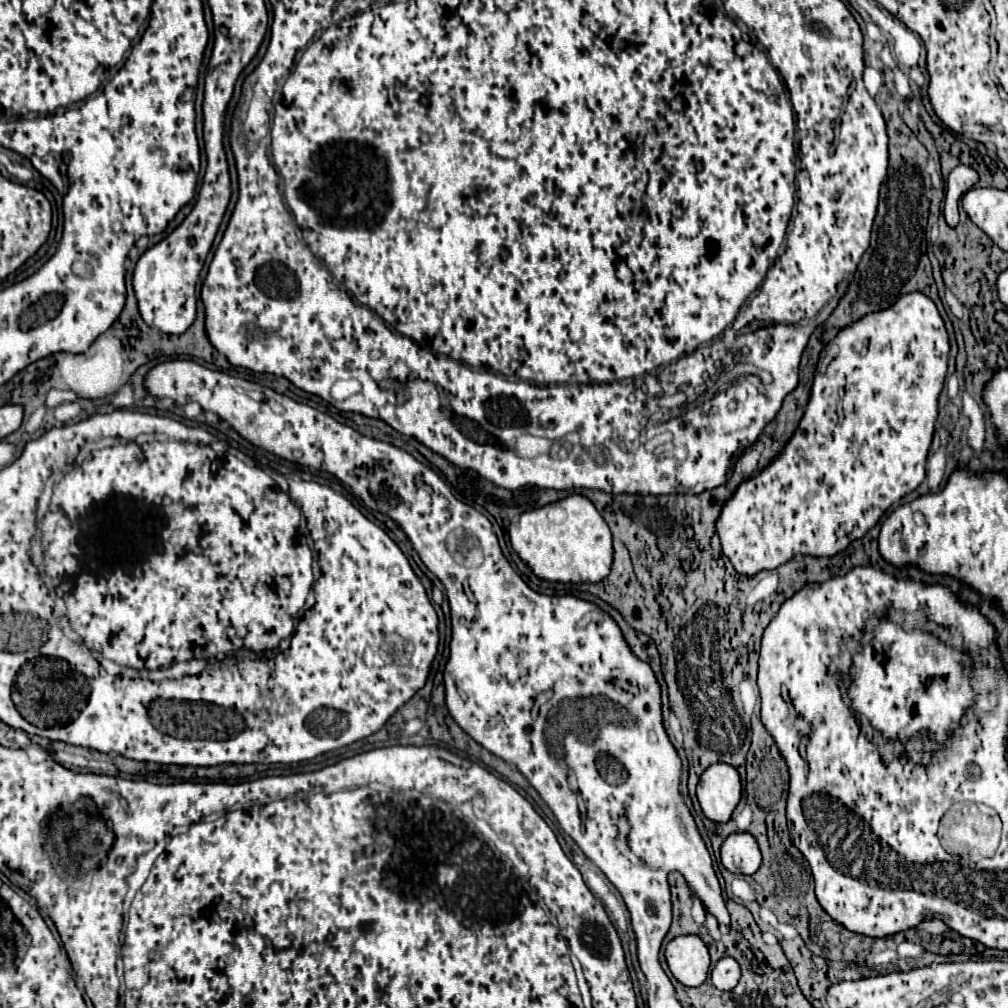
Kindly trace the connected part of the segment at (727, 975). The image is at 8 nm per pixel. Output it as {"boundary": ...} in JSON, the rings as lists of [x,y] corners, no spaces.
{"boundary":[[[732,957],[720,959],[712,969],[712,985],[722,991],[730,991],[732,987],[736,987],[738,981],[740,981],[740,965]]]}

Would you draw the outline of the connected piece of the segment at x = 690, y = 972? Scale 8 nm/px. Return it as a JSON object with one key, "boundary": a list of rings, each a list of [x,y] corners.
{"boundary":[[[680,935],[666,945],[666,961],[672,975],[688,985],[698,987],[706,981],[710,969],[710,953],[698,935]]]}

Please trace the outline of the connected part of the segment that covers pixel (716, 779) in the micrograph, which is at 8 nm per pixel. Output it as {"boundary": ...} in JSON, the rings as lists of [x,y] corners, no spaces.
{"boundary":[[[714,763],[702,775],[696,795],[704,815],[716,823],[726,823],[742,797],[738,771],[728,763]]]}

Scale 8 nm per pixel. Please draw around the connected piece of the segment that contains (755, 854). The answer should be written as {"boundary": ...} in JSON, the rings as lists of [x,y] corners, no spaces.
{"boundary":[[[742,831],[742,833],[732,833],[726,837],[720,849],[720,859],[728,871],[752,875],[758,871],[762,855],[754,835]]]}

